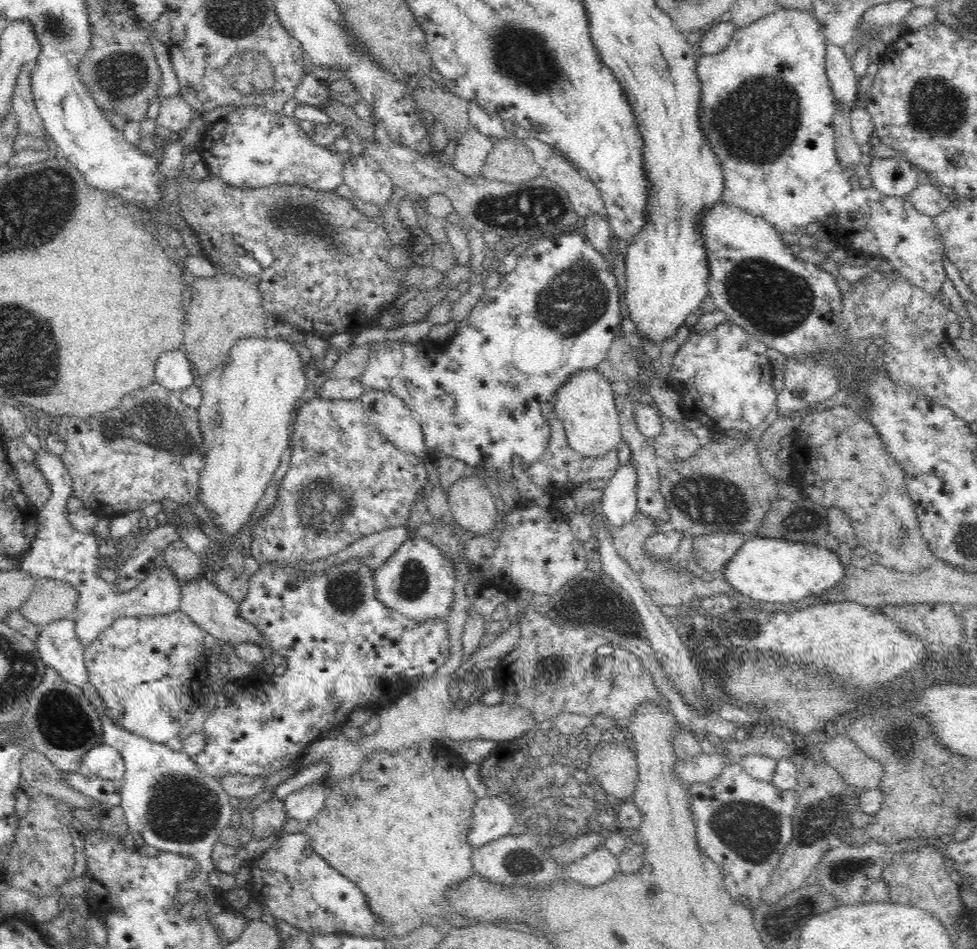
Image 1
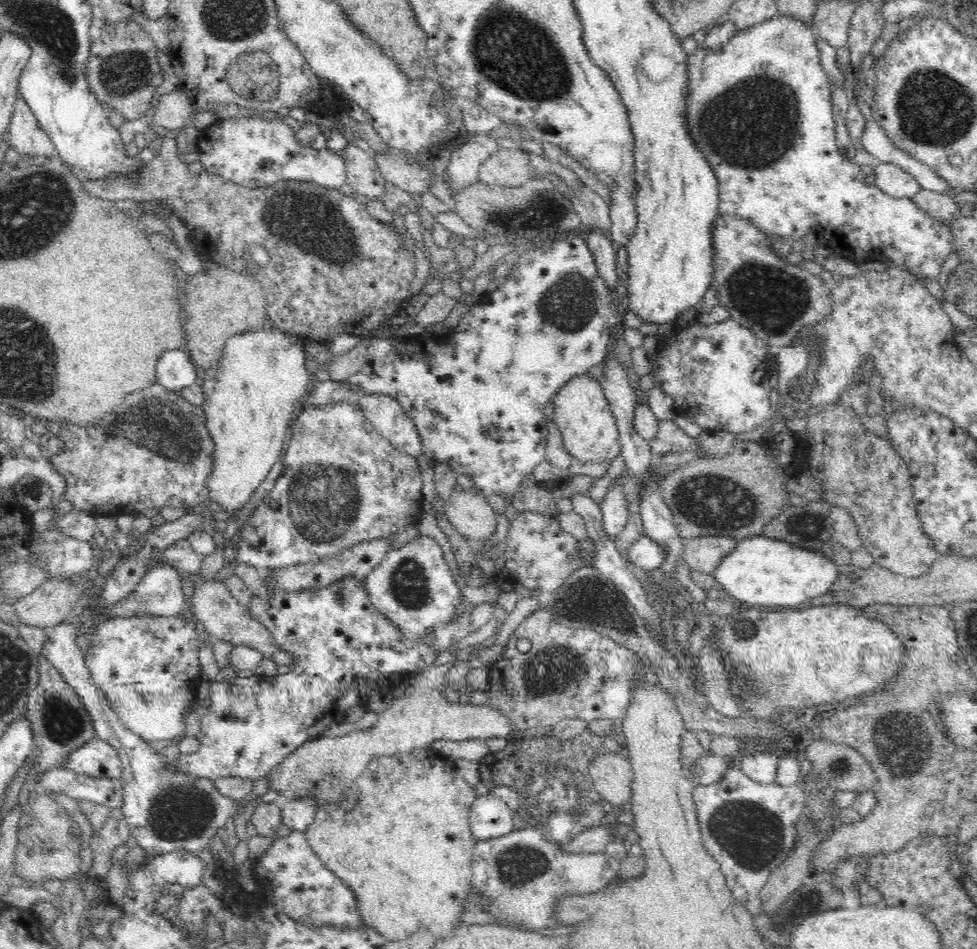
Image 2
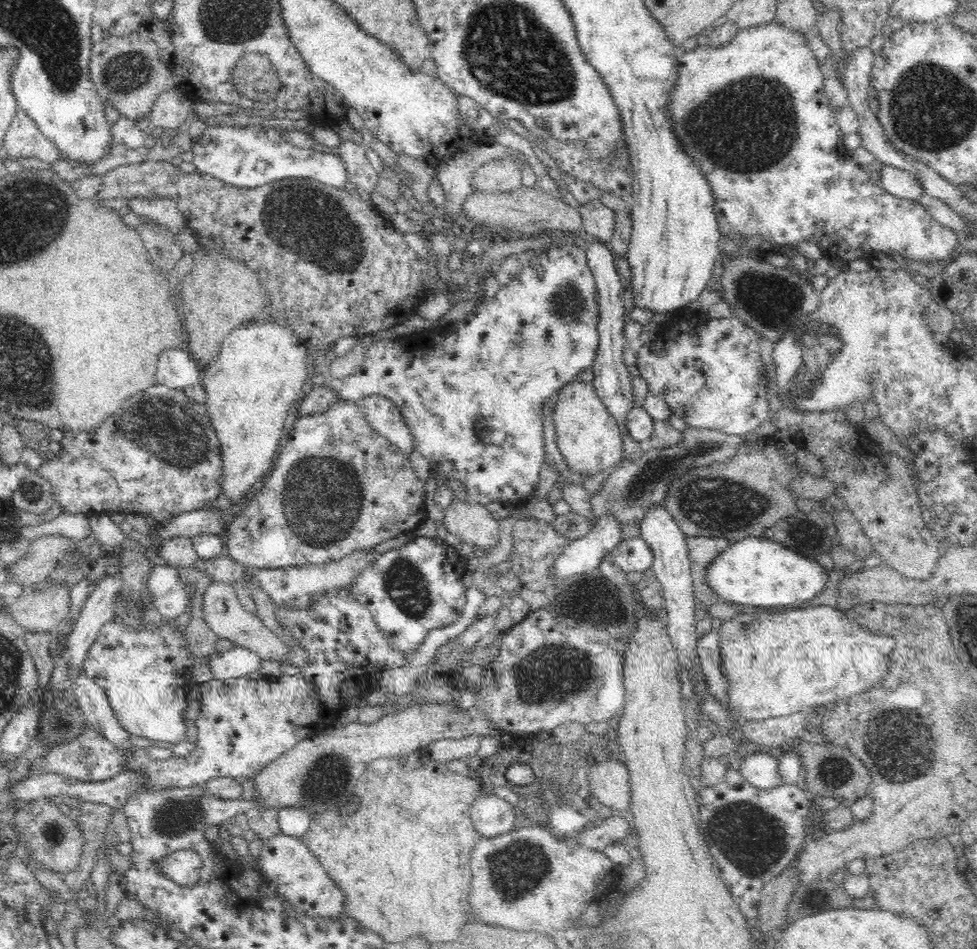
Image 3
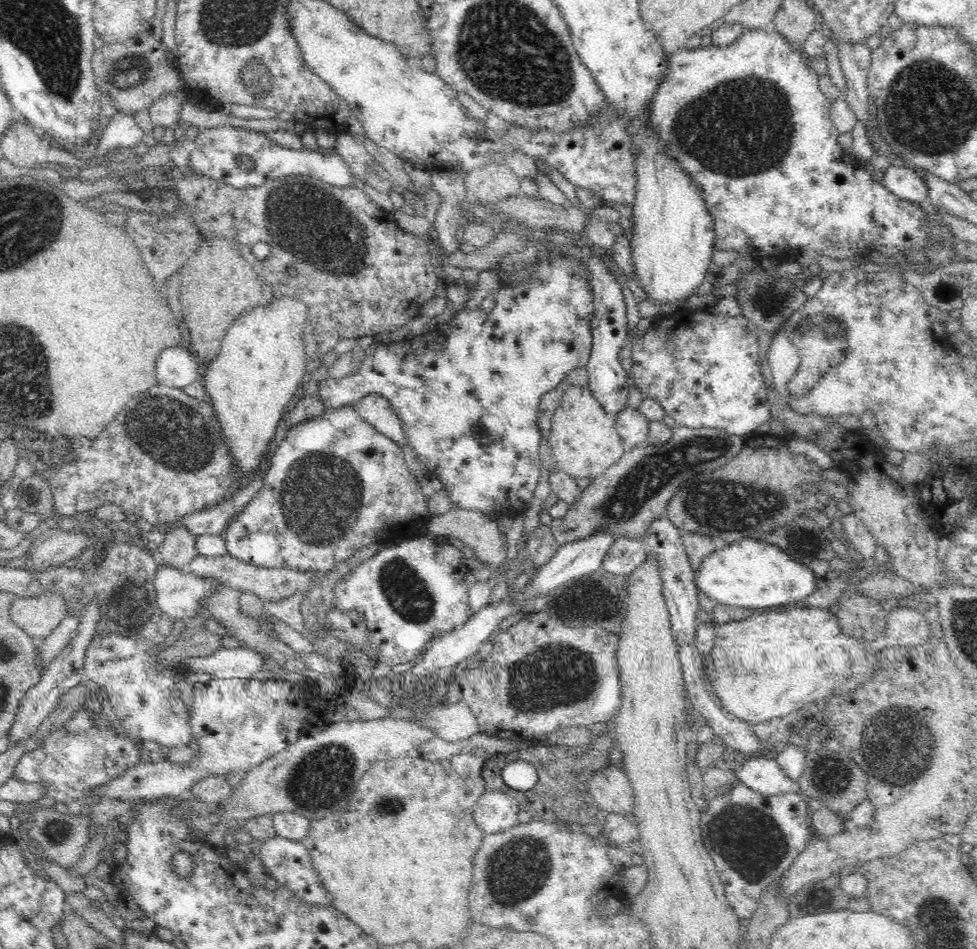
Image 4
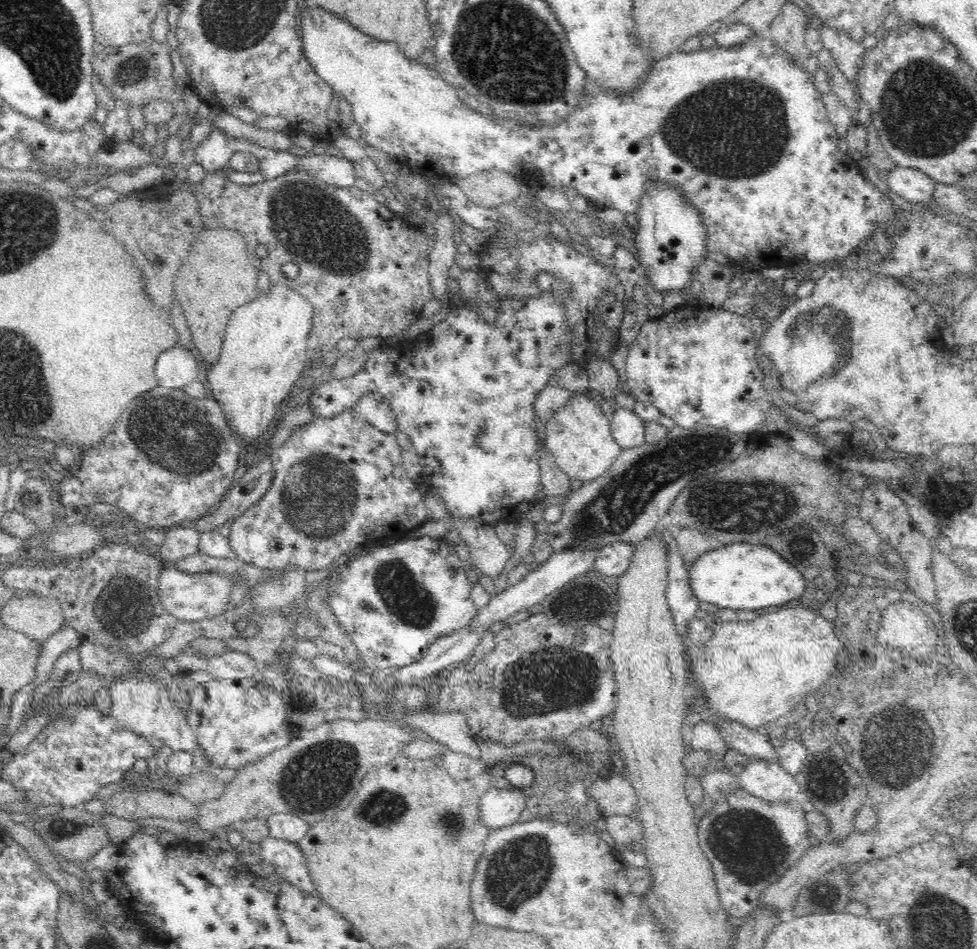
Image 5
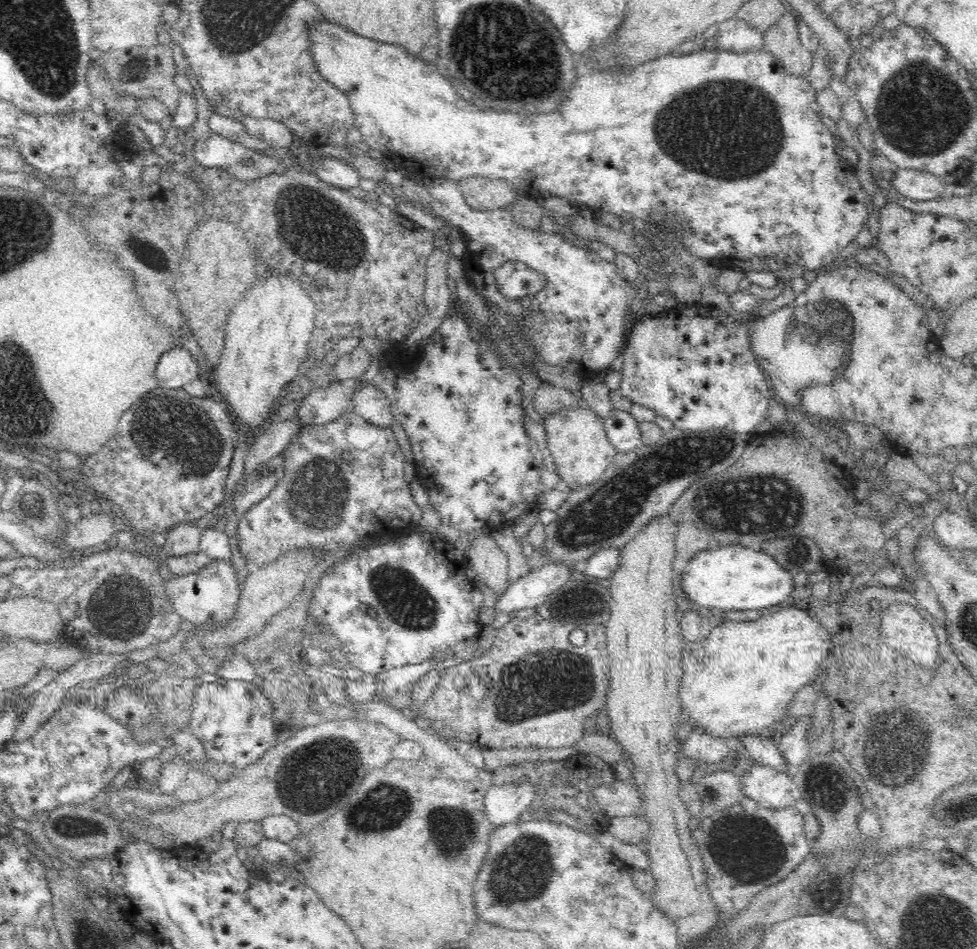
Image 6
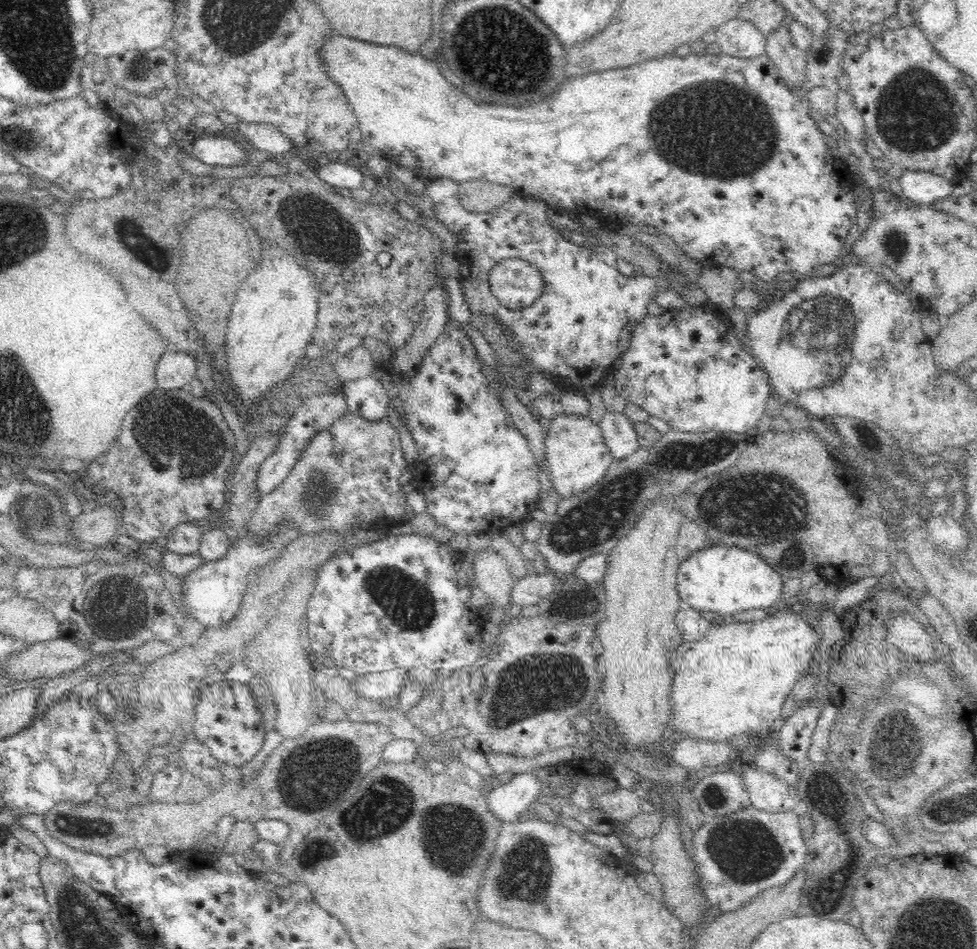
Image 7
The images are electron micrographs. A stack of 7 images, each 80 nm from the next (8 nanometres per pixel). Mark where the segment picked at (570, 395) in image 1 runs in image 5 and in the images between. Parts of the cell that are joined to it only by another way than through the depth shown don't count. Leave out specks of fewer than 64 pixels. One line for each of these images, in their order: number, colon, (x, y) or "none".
2: (589, 430)
3: (588, 436)
4: (584, 442)
5: (579, 435)

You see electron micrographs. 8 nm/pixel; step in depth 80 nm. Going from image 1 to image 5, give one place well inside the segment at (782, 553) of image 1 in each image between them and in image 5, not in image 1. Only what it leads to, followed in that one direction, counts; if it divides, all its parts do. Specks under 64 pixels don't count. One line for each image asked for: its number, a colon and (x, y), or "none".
2: (759, 572)
3: (755, 572)
4: (750, 574)
5: (741, 576)

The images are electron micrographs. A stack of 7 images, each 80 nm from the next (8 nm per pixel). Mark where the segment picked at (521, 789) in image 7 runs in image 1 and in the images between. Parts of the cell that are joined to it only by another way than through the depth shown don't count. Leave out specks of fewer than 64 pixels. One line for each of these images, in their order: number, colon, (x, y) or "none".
1: (492, 817)
2: (489, 816)
3: (491, 815)
4: (495, 811)
5: (499, 807)
6: (503, 804)

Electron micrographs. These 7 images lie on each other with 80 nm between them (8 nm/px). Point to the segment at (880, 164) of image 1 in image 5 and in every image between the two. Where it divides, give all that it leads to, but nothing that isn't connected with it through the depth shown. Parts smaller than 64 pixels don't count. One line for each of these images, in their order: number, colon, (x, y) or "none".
2: (891, 179)
3: (900, 183)
4: (904, 182)
5: (915, 186)

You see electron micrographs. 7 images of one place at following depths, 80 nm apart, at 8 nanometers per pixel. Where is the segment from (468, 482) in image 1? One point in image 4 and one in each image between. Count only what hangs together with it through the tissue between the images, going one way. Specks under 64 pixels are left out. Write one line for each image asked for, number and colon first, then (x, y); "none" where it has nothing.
2: (470, 513)
3: (473, 523)
4: (473, 528)

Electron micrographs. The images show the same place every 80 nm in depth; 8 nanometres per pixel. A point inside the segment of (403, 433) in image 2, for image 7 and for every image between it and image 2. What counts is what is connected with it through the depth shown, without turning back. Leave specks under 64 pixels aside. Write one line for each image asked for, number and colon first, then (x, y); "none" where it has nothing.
3: (381, 413)
4: (376, 410)
5: (372, 406)
6: (371, 403)
7: (366, 397)

